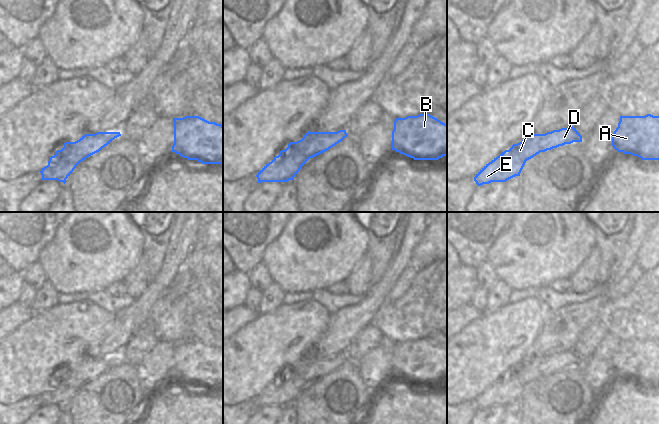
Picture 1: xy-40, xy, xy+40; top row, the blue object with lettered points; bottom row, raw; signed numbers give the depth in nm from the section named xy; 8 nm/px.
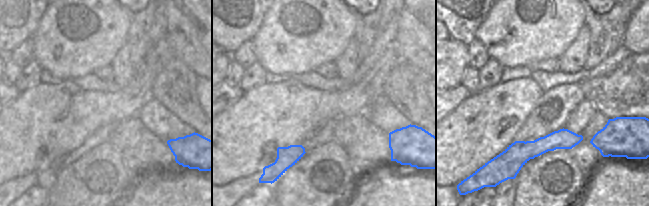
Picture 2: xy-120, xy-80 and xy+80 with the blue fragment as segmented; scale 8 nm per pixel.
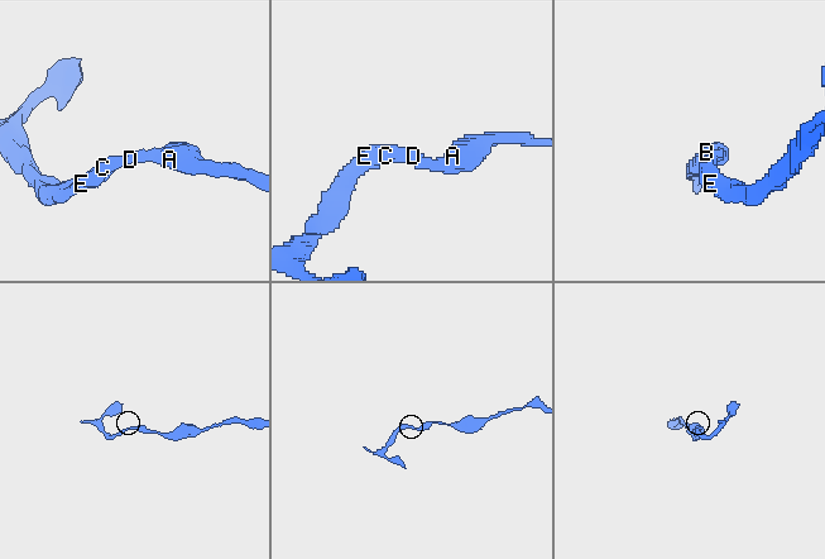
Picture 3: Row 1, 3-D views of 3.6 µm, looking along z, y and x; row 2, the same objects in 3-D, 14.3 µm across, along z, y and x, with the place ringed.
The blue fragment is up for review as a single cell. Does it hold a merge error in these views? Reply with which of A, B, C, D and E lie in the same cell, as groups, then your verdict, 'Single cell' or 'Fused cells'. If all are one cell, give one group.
Groups: A B C D E. Single cell.

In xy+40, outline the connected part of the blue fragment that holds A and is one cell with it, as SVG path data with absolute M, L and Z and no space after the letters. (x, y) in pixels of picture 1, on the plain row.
M620 340L612 370L642 384L659 384L659 340Z

